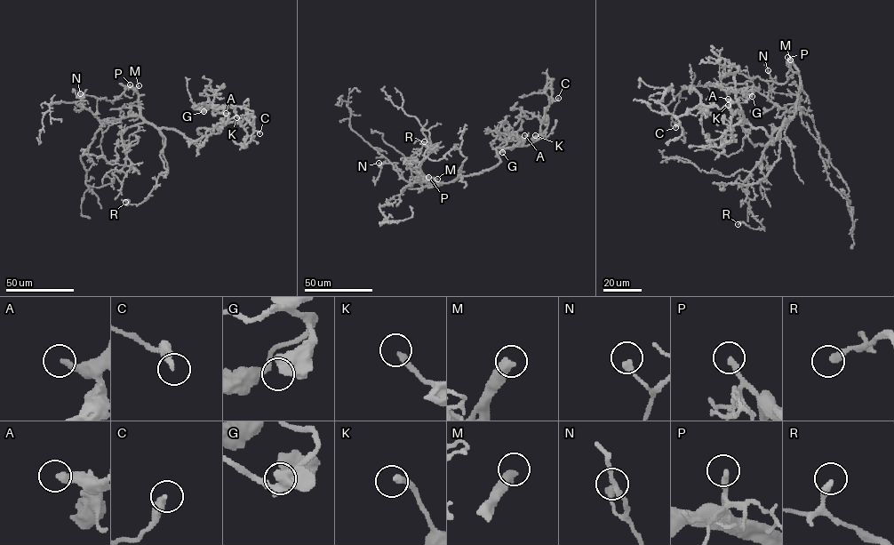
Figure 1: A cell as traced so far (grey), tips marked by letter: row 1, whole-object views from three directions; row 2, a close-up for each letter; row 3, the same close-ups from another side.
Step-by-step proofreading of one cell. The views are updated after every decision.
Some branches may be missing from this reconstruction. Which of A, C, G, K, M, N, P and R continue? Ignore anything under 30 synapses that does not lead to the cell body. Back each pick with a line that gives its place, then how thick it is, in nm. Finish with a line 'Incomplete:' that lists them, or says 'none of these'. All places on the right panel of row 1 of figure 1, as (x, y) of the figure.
A: place (728, 99); calibre 320 nm
K: place (728, 105); calibre 280 nm
M: place (790, 60); calibre 480 nm
P: place (787, 57); calibre 280 nm
Incomplete: A, K, M, P

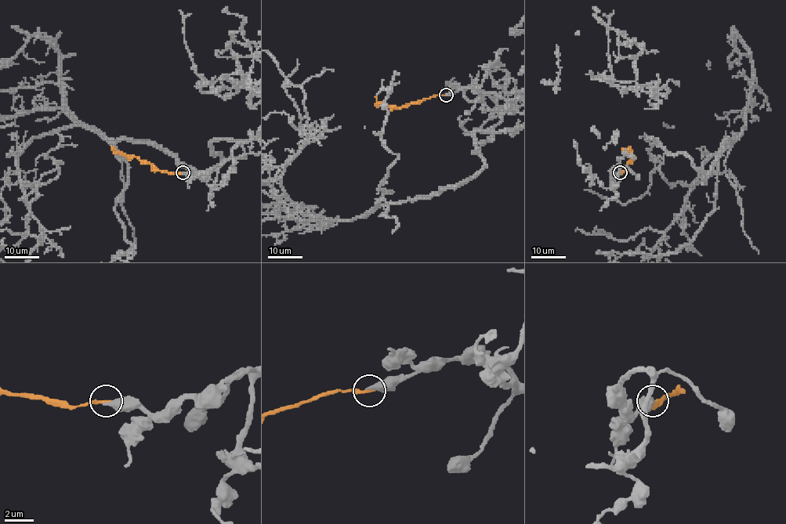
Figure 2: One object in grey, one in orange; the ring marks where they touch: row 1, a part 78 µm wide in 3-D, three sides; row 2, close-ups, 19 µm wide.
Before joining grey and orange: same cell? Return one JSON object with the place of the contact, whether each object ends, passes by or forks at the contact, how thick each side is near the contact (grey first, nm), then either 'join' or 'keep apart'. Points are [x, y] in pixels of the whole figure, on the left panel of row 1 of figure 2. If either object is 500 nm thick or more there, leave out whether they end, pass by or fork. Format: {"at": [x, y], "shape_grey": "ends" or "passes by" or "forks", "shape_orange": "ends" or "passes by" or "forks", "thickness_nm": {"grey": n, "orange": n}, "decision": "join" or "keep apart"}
{"at": [182, 172], "shape_grey": "ends", "shape_orange": "ends", "thickness_nm": {"grey": 400, "orange": 220}, "decision": "join"}

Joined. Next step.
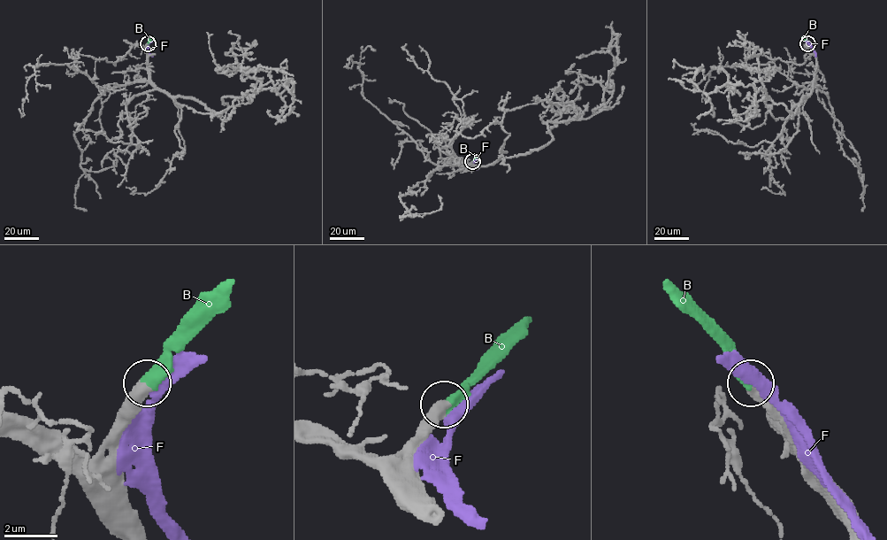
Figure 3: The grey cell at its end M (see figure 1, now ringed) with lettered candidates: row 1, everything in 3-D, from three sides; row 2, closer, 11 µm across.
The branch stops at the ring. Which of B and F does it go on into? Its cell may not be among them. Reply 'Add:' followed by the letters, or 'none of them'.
Add: B

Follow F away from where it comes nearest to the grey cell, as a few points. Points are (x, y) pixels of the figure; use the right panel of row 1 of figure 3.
F: (808, 43), (815, 56)

